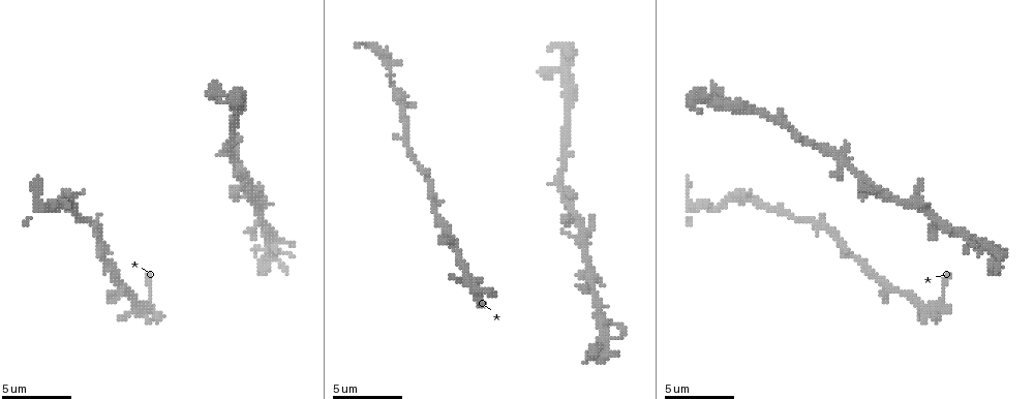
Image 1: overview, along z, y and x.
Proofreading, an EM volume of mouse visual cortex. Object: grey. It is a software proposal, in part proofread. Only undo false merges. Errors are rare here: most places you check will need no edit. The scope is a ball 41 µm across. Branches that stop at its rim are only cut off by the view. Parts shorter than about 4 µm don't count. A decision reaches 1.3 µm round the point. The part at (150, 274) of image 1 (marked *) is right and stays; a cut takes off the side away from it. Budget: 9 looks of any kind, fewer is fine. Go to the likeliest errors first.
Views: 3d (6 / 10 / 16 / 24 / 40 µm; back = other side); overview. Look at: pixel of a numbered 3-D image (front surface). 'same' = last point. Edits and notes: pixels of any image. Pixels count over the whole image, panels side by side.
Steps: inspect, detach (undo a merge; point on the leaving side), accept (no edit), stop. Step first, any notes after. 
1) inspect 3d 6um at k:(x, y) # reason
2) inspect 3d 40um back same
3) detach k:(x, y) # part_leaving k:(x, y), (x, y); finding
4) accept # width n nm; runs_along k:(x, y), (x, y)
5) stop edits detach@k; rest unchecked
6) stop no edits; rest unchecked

inspect 3d 6um at 1:(595, 297) # a fork

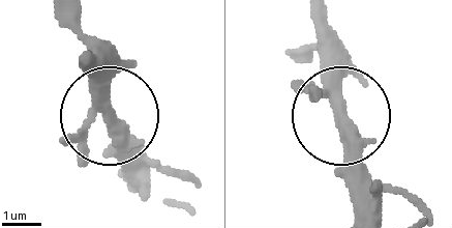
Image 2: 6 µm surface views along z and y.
accept # arms 3; continuous, no second cell

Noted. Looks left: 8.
inspect 3d 16um at 1:(409, 148) # arms run side by side

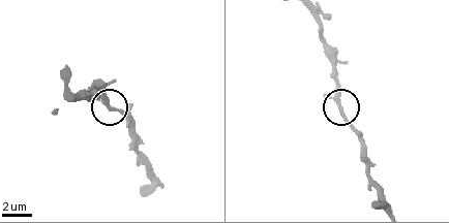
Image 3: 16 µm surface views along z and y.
inspect 3d 16um back at 3:(108, 106) # from behind

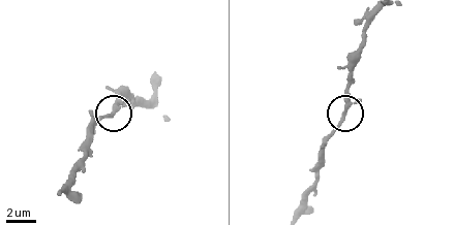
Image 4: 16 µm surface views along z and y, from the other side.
accept # arms 3; one cell here

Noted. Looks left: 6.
inspect 3d 6um at 1:(392, 77)

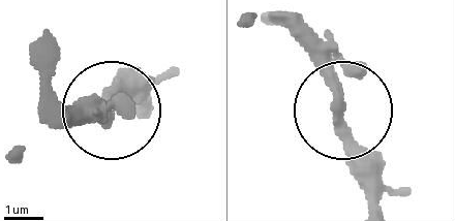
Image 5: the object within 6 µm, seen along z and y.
accept # runs_along 5:(374, 204), (325, 46), (302, 21); all the same cell

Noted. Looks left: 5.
inspect 3d 10um at 1:(566, 63) # four arms meet

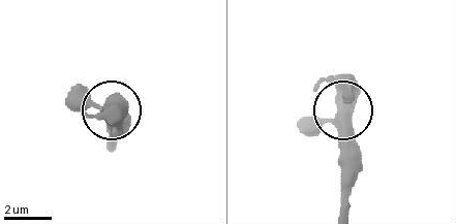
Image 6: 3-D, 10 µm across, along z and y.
inspect 3d 10um back at 6:(342, 107)

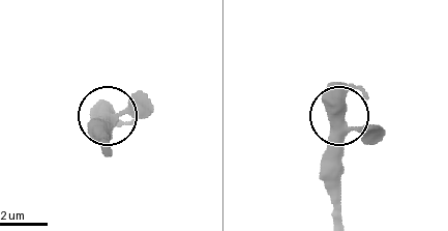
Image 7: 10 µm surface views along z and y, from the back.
accept # arms 4; runs_along 7:(338, 209), (338, 117); continuous, no second cell

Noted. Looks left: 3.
stop no edits; rest unchecked

